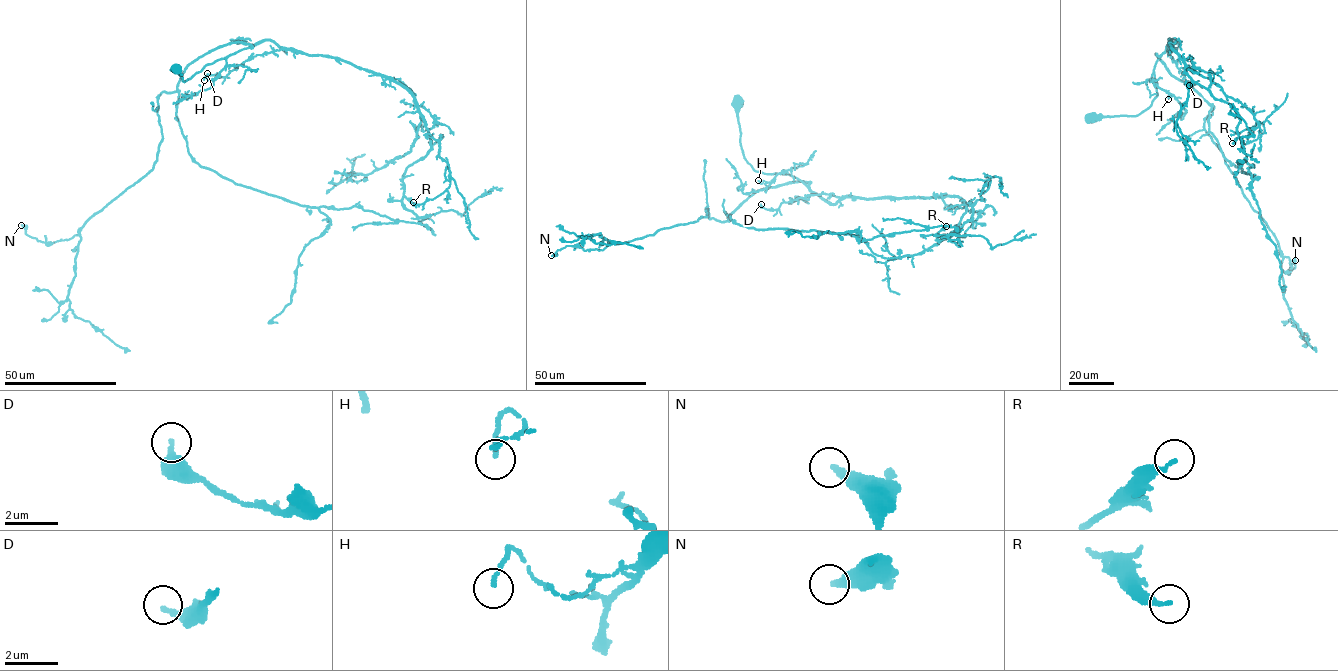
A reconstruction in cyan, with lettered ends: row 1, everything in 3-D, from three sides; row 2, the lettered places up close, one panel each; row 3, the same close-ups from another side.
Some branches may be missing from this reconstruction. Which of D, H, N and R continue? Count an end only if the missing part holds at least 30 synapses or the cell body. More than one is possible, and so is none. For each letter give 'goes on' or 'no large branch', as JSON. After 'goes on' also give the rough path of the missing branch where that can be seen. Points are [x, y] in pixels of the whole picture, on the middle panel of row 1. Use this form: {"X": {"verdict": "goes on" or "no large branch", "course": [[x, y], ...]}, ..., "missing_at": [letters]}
{"D": {"verdict": "no large branch"}, "H": {"verdict": "no large branch"}, "N": {"verdict": "no large branch"}, "R": {"verdict": "no large branch"}, "missing_at": []}

